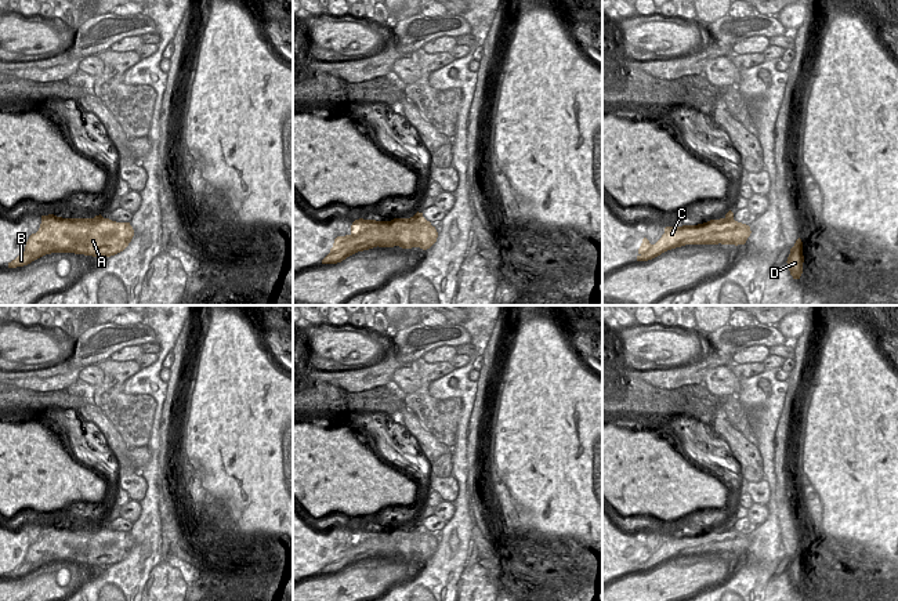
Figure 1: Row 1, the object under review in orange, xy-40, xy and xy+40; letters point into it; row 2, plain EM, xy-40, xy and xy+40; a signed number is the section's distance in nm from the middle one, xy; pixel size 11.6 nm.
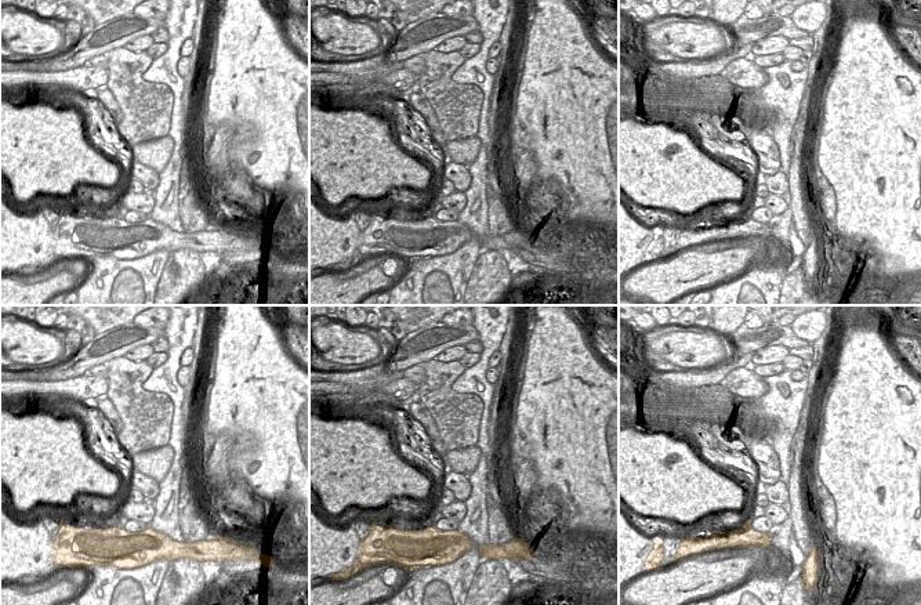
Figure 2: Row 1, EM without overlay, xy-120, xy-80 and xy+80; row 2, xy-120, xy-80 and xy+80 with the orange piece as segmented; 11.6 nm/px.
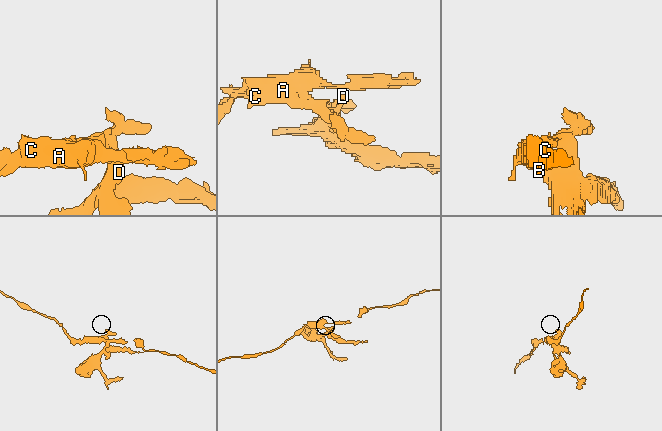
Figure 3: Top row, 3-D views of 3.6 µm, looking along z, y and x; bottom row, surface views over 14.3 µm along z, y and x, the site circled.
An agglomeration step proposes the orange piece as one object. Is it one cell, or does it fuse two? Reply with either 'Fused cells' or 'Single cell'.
Fused cells.

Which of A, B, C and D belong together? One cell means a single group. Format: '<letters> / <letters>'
A / B C D

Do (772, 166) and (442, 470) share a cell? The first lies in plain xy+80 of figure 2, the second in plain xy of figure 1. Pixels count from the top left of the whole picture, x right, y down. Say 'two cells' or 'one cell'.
one cell

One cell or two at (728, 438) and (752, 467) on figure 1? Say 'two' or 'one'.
one

